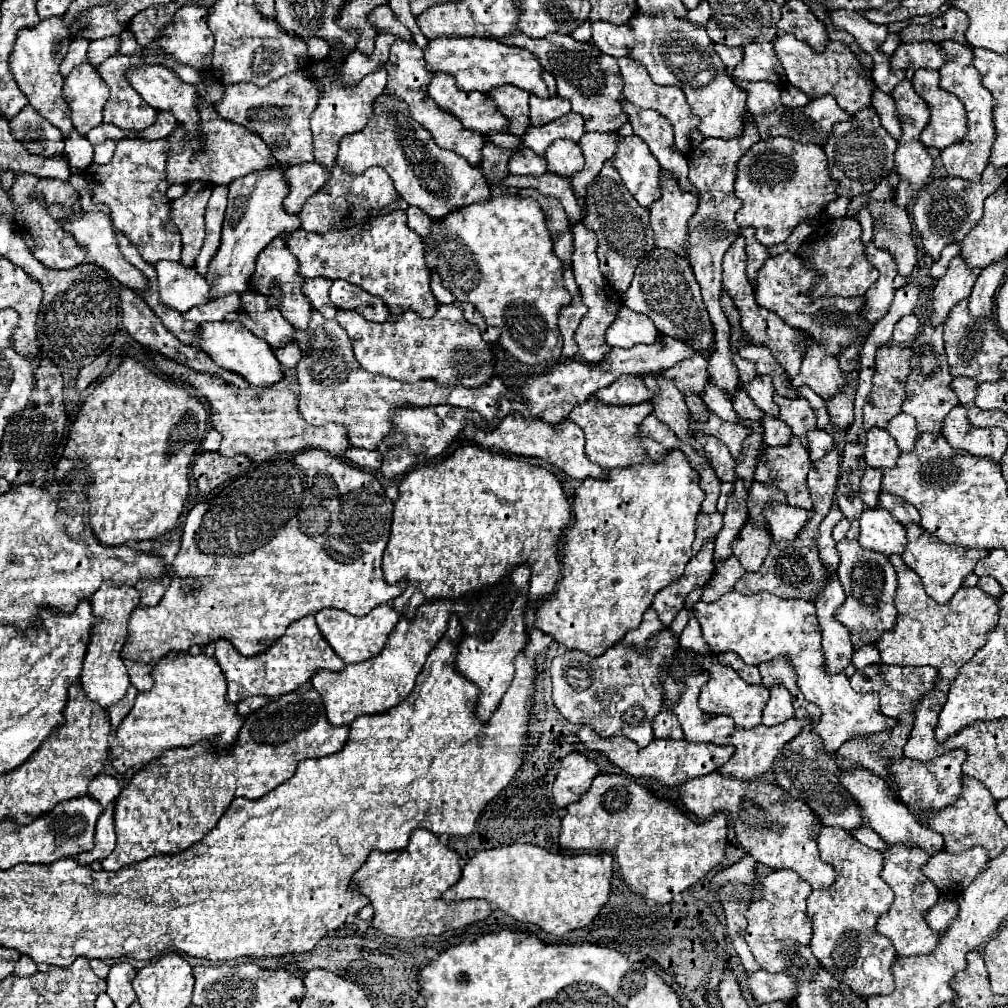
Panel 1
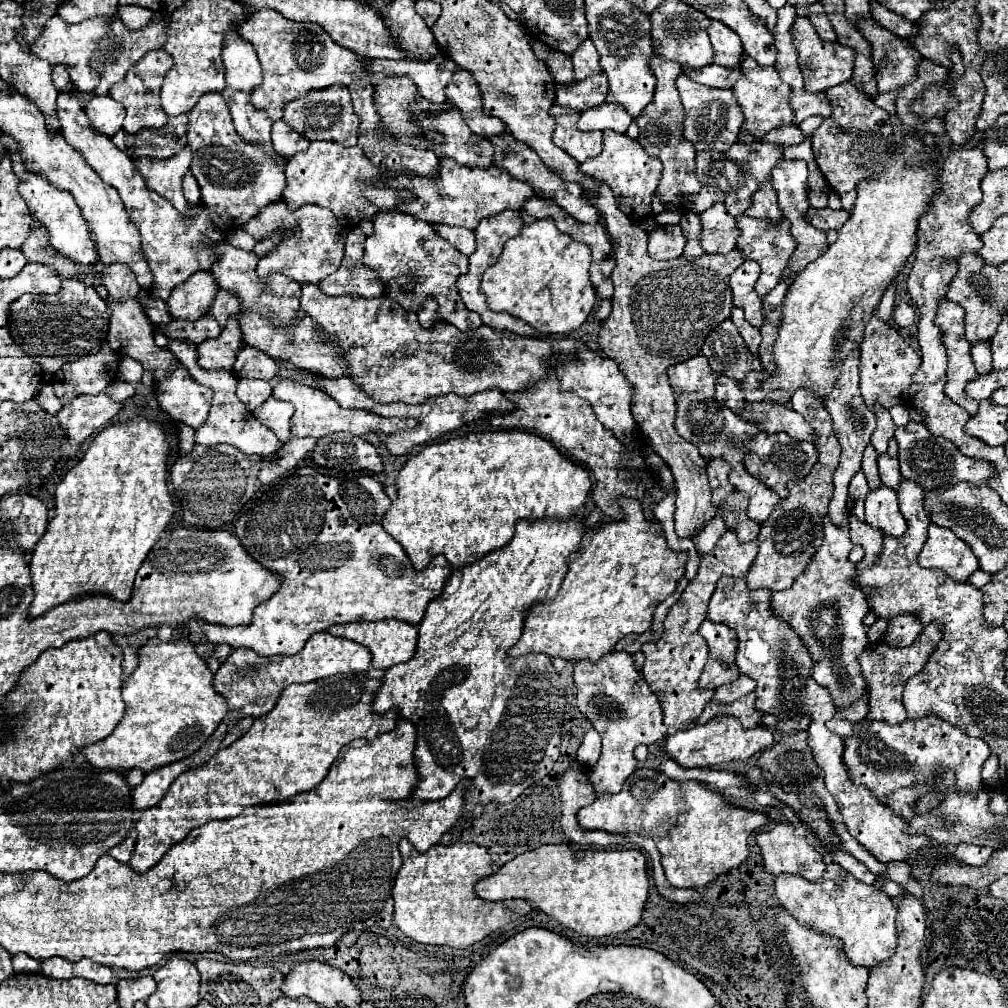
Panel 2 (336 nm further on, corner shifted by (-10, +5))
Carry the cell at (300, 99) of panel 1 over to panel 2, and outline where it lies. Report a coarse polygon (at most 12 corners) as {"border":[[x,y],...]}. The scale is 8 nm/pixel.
{"border":[[346,87],[308,93],[284,121],[310,141],[354,147],[358,115]]}

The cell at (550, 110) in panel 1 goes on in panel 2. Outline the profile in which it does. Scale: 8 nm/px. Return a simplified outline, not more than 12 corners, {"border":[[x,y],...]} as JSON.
{"border":[[552,105],[552,141],[578,163],[602,151],[602,133],[576,127],[580,113]]}

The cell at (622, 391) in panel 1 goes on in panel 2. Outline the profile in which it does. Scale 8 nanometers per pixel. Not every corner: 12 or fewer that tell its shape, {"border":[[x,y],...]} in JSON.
{"border":[[696,355],[668,369],[674,393],[714,395],[716,373]]}

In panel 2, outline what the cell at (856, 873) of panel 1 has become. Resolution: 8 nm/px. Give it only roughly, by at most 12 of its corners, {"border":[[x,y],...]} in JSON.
{"border":[[828,863],[818,881],[778,875],[800,925],[840,939],[852,965],[896,953],[884,891]]}

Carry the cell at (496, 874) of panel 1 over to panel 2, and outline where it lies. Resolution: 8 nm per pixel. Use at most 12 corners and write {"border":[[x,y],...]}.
{"border":[[542,845],[476,883],[564,927],[608,937],[642,921],[638,849]]}

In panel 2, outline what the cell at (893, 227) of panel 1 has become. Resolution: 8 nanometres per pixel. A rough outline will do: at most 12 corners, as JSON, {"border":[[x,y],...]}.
{"border":[[844,209],[806,211],[808,223],[816,229],[840,229]]}

